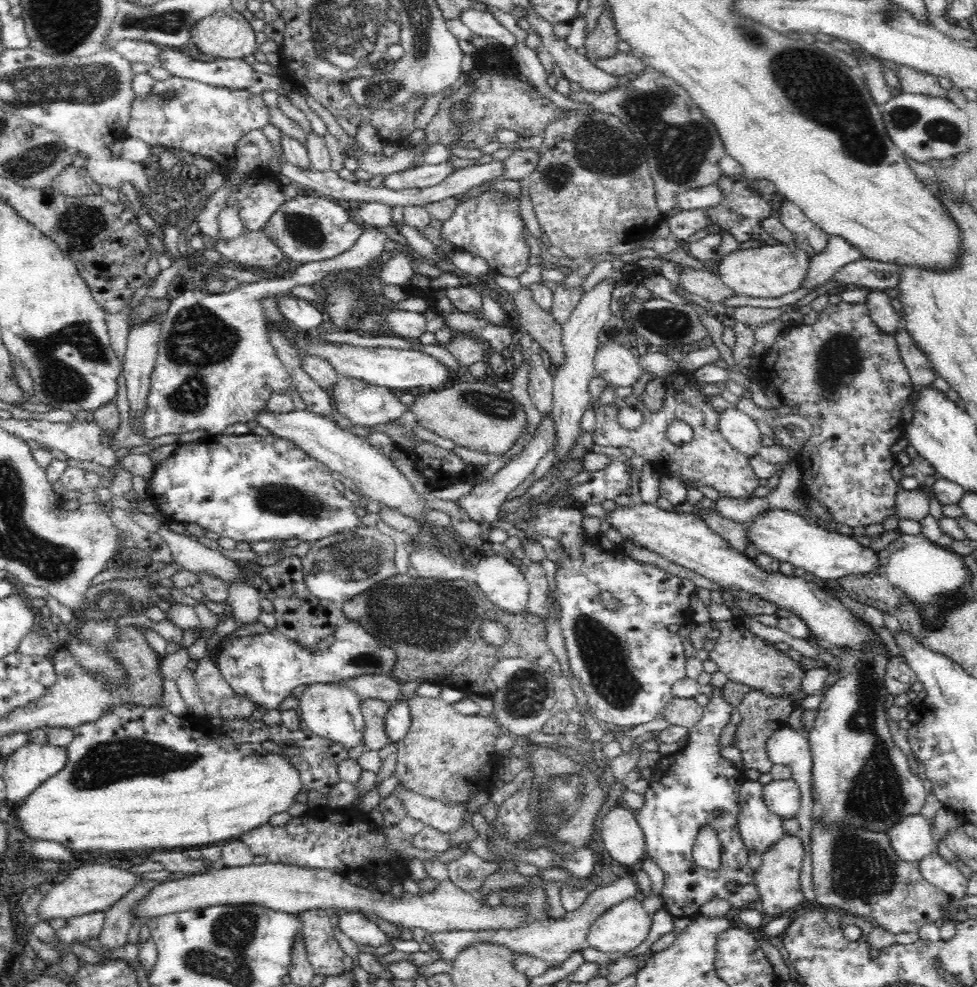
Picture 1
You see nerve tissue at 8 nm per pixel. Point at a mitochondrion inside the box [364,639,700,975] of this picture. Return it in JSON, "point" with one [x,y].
{"point":[559,797]}

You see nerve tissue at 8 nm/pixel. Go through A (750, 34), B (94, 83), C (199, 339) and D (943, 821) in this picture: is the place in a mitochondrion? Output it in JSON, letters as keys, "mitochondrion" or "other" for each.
{"A":"mitochondrion","B":"mitochondrion","C":"mitochondrion","D":"other"}

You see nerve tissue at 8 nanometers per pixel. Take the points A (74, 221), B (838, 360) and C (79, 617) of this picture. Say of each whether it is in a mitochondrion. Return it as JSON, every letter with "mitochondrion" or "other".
{"A":"mitochondrion","B":"mitochondrion","C":"other"}

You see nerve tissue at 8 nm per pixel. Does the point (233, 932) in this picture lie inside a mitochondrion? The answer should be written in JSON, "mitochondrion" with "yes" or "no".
{"mitochondrion":"yes"}

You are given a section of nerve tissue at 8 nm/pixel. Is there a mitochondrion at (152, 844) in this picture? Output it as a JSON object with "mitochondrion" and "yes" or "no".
{"mitochondrion":"no"}

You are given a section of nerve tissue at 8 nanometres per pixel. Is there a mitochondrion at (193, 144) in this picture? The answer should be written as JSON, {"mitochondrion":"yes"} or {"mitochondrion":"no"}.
{"mitochondrion":"no"}

